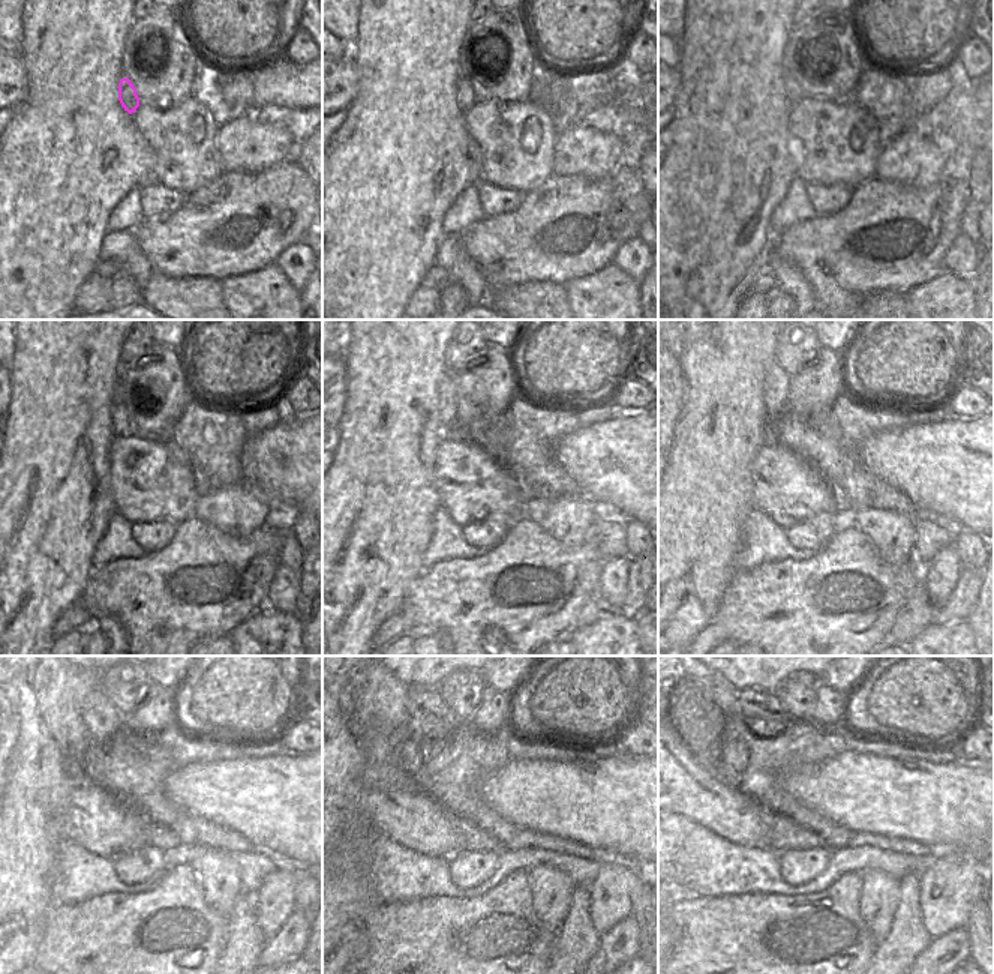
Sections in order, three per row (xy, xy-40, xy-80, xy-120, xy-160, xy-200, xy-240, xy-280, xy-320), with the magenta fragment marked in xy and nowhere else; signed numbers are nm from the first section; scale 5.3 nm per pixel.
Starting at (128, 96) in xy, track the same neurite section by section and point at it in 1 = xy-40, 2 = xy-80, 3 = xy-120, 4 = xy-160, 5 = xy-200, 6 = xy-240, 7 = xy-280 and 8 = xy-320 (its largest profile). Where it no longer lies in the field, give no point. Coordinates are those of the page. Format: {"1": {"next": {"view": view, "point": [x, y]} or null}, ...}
{"1": {"next": {"view": "xy-40", "point": [464, 95]}}, "2": {"next": {"view": "xy-80", "point": [792, 89]}}, "3": {"next": {"view": "xy-120", "point": [122, 426]}}, "4": {"next": {"view": "xy-160", "point": [447, 402]}}, "5": {"next": {"view": "xy-200", "point": [775, 381]}}, "6": {"next": {"view": "xy-240", "point": [102, 721]}}, "7": {"next": {"view": "xy-280", "point": [431, 716]}}, "8": {"next": {"view": "xy-320", "point": [765, 716]}}}

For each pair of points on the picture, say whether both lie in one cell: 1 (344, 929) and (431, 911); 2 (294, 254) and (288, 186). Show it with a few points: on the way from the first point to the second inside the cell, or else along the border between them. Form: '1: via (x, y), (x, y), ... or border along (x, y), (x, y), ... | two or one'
1: border along (377, 904), (368, 914), (369, 952), (363, 958) | two
2: border along (303, 239), (291, 243), (273, 263) | two

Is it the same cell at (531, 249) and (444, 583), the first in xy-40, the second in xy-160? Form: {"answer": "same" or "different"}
{"answer": "same"}

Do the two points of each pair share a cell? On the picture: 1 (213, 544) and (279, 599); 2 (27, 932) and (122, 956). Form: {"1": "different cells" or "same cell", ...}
{"1": "different cells", "2": "different cells"}

